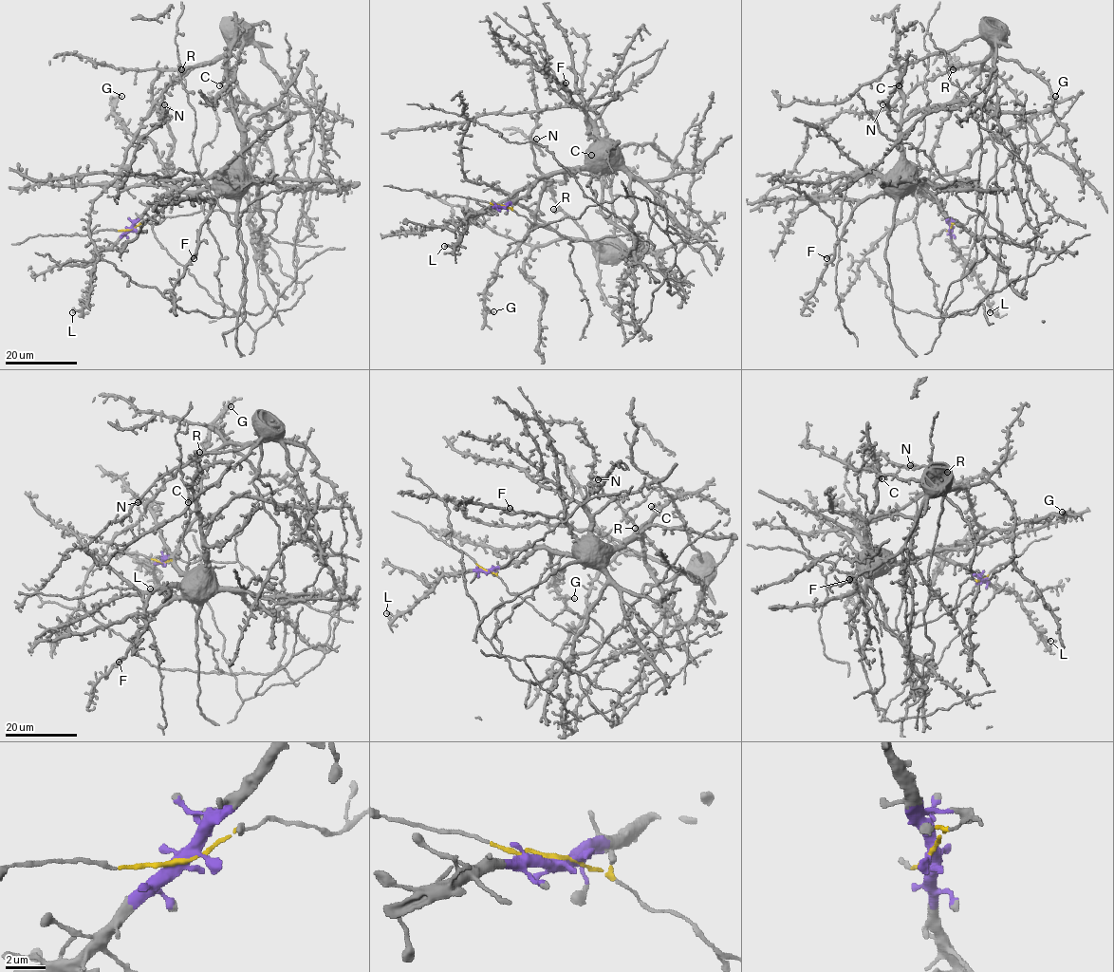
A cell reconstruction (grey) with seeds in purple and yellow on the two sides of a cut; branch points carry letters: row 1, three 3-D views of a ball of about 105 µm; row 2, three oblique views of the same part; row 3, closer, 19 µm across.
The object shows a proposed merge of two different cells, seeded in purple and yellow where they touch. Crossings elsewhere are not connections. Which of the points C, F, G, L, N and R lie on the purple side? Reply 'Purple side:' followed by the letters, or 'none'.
Purple side: C, F, G, L

